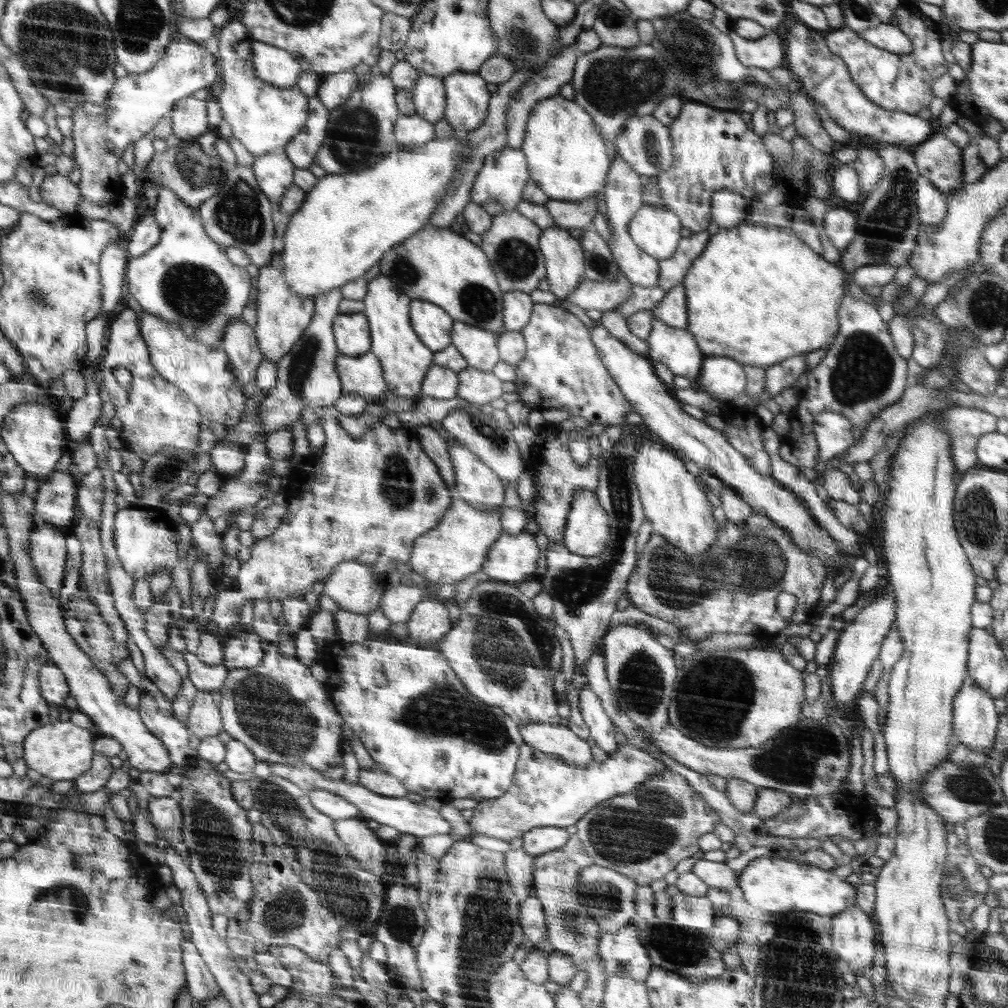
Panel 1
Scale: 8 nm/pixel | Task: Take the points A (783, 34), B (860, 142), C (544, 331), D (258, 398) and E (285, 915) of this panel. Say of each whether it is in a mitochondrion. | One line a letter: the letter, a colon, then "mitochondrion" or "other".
A: other
B: other
C: other
D: other
E: mitochondrion

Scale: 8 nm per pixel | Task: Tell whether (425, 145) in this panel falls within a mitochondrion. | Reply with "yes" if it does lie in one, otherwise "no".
no

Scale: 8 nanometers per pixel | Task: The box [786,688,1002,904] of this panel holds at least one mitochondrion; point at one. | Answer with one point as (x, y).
(973, 787)

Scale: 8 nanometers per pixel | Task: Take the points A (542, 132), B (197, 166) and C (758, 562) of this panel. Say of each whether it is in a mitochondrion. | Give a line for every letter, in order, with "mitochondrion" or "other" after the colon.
A: other
B: mitochondrion
C: mitochondrion

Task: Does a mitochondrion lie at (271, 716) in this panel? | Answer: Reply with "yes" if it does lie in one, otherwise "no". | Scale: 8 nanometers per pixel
yes

